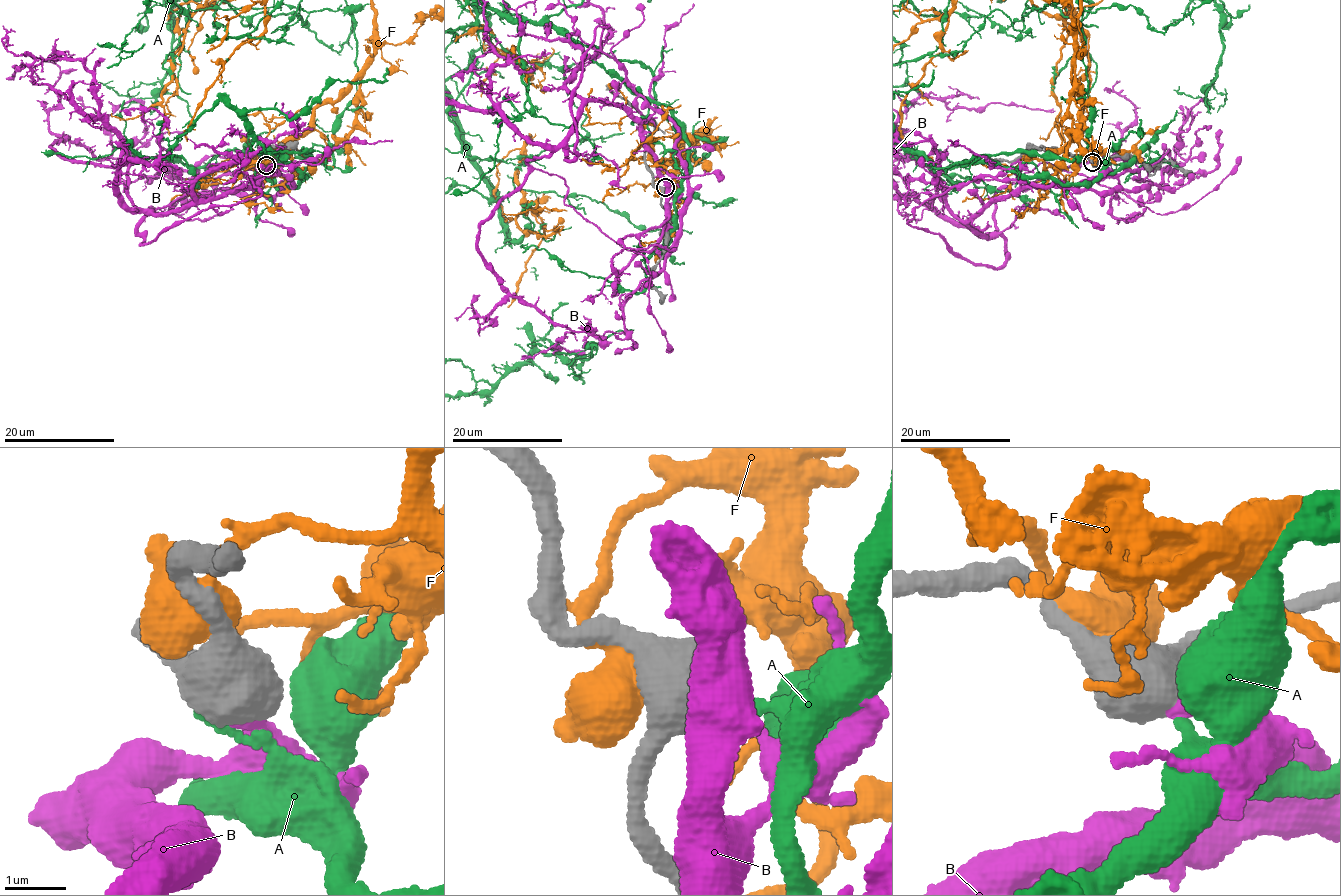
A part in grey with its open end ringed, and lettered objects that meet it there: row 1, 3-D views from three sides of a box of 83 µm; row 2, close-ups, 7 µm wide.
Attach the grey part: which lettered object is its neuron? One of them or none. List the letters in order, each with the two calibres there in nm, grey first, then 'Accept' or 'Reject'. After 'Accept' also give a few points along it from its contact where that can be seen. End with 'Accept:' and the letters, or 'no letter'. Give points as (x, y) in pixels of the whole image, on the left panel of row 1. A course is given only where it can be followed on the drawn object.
A: Thickness 700 nm (grey) against 160 nm. Reject
B: Thickness 700 nm (grey) against 260 nm. Reject
F: Thickness 420 nm (grey) against 480 nm. Reject
Accept: no letter

